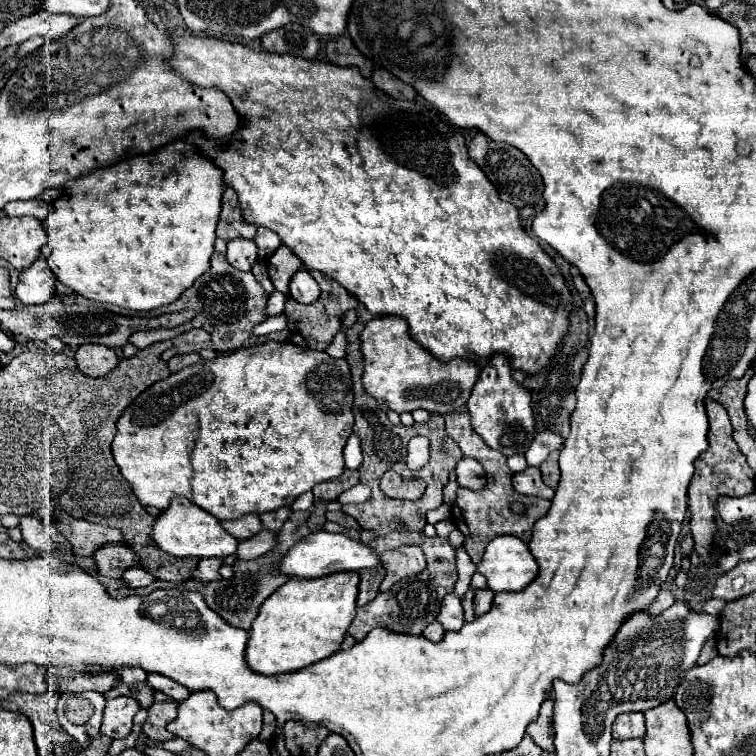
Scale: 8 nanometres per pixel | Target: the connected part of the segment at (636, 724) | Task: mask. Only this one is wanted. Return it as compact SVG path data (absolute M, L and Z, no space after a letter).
M628 712L628 714L616 716L616 720L612 724L612 736L616 740L644 736L644 714L642 712Z

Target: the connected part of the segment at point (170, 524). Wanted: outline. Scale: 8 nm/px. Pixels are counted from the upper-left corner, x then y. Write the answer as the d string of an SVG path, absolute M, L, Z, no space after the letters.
M172 498L170 508L156 518L156 526L152 532L154 532L156 544L164 552L172 556L180 556L180 558L184 556L226 558L234 554L238 546L238 540L232 534L228 534L212 514L208 514L206 510L200 510L200 506L192 504L188 498Z

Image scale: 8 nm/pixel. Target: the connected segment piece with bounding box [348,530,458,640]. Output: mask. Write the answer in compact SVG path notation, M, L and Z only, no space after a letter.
M396 530L390 532L386 536L376 538L374 542L370 542L370 546L374 550L390 550L394 548L394 544L418 544L428 560L428 566L422 574L418 576L410 576L404 578L402 582L396 582L392 590L378 594L372 602L368 602L368 606L358 608L356 618L352 620L348 632L356 638L362 640L372 628L382 626L394 632L404 632L404 634L422 634L422 630L436 620L436 614L440 610L440 602L444 598L444 594L454 590L454 584L457 581L457 567L455 560L455 549L442 538L428 538L424 532L408 532L408 530Z

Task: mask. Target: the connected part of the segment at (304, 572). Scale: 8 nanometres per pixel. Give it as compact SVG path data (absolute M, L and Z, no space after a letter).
M312 532L306 538L302 538L292 550L284 556L284 562L280 562L280 570L292 578L320 578L332 572L342 572L342 570L368 570L368 568L378 568L382 566L380 554L376 554L368 544L360 540L352 540L344 534L332 534L332 532Z

